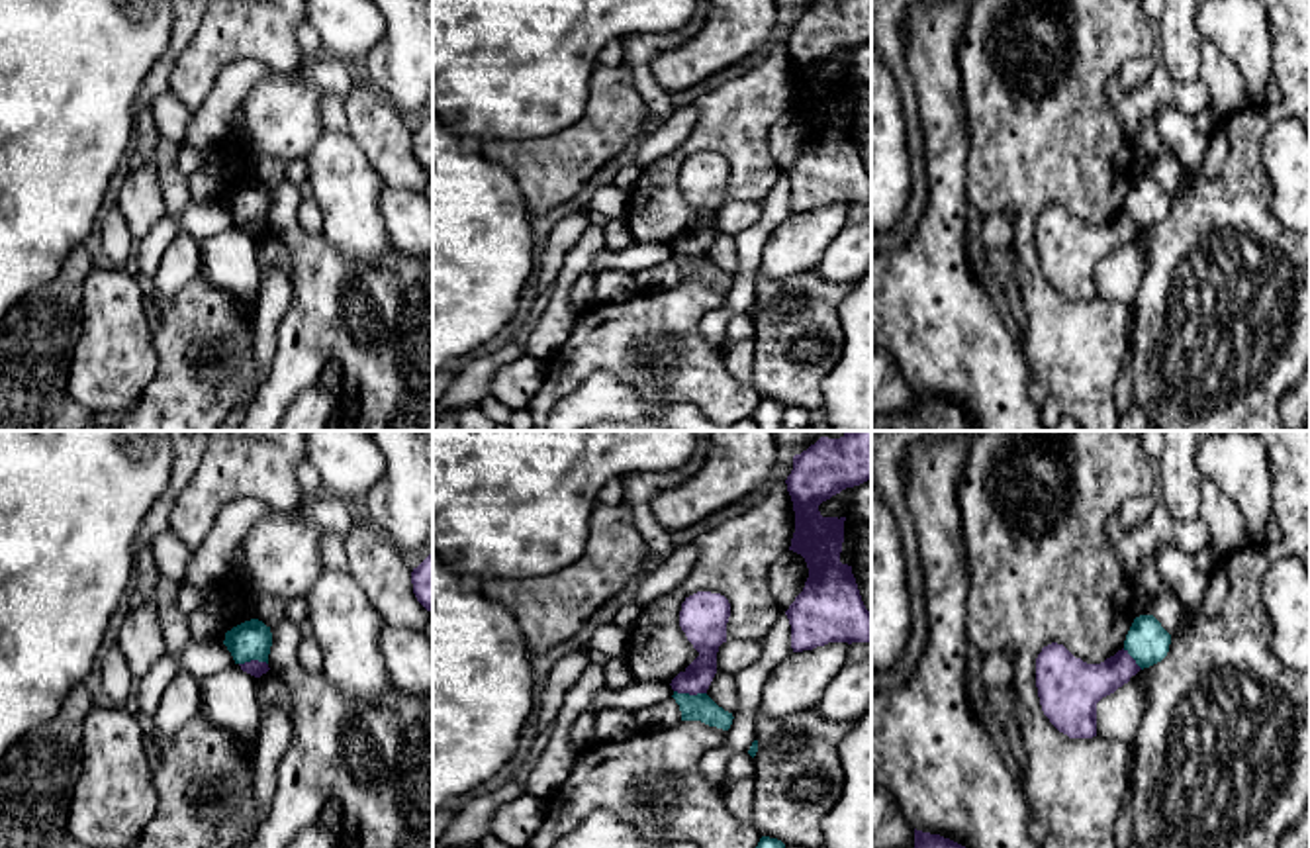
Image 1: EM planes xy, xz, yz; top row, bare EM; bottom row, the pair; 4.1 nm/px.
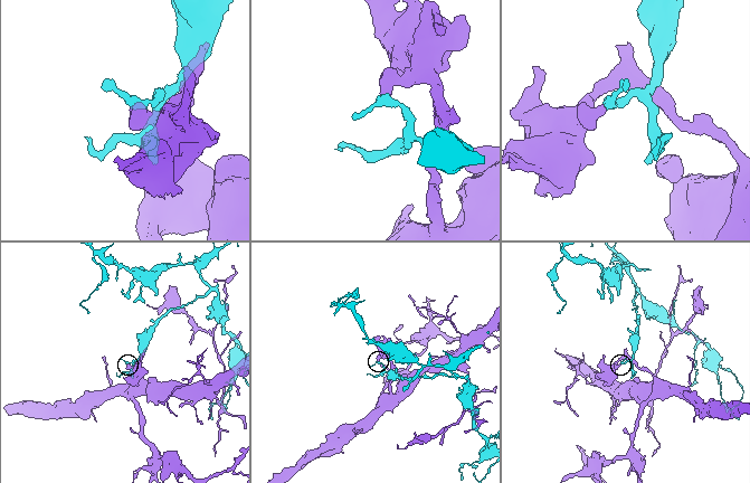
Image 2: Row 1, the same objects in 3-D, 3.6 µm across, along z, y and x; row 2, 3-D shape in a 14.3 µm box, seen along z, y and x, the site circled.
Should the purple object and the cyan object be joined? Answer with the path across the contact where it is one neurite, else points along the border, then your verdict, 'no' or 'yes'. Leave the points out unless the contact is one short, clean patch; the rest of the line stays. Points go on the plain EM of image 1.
border xz (674, 251), (705, 255); no

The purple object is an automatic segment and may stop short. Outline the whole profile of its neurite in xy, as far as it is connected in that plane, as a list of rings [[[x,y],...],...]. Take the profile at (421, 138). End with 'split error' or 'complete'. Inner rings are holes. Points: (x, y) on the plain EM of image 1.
[[[429,116],[417,129],[413,129],[411,145],[417,163],[427,172],[431,172],[433,170],[433,116]]] | complete

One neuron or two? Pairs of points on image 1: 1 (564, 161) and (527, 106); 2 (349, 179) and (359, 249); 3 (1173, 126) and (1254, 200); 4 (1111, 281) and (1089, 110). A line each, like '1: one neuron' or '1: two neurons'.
1: two neurons
2: one neuron
3: two neurons
4: two neurons

